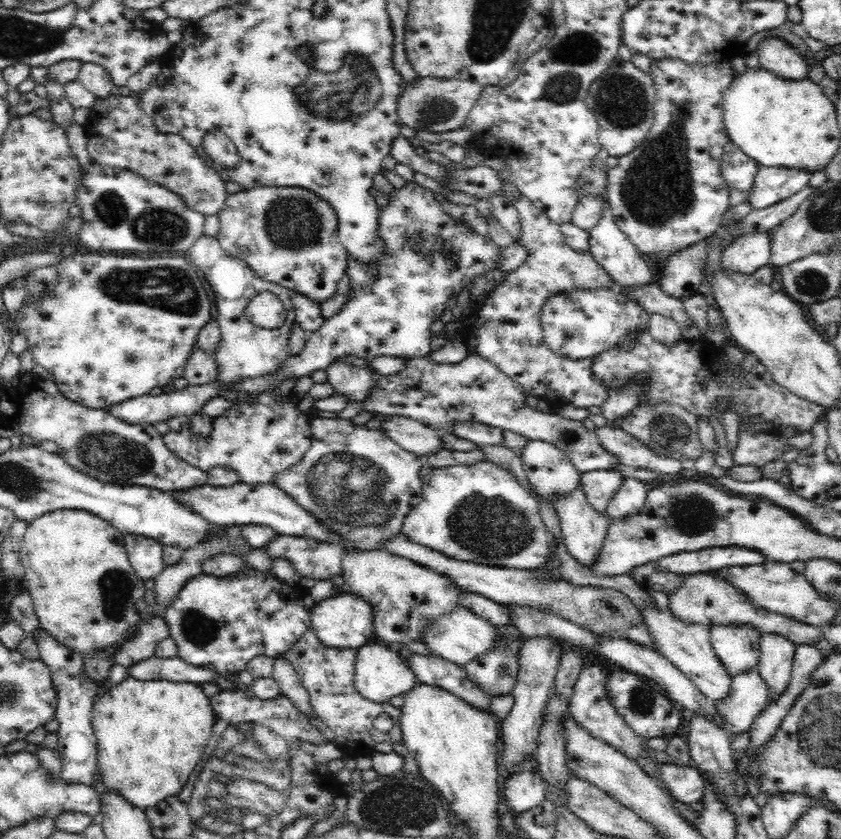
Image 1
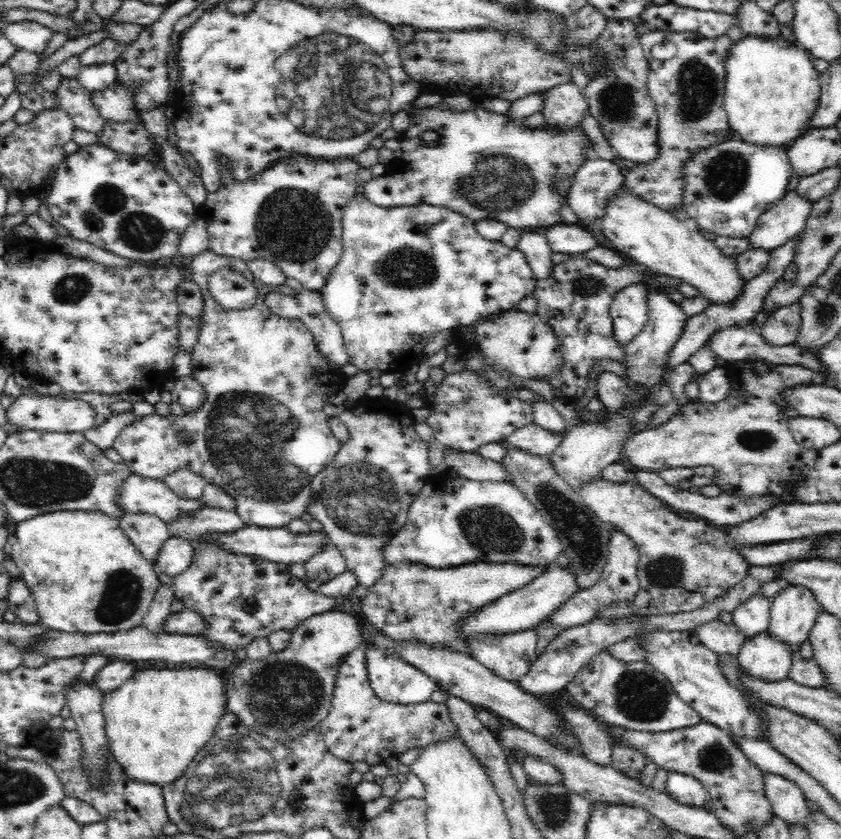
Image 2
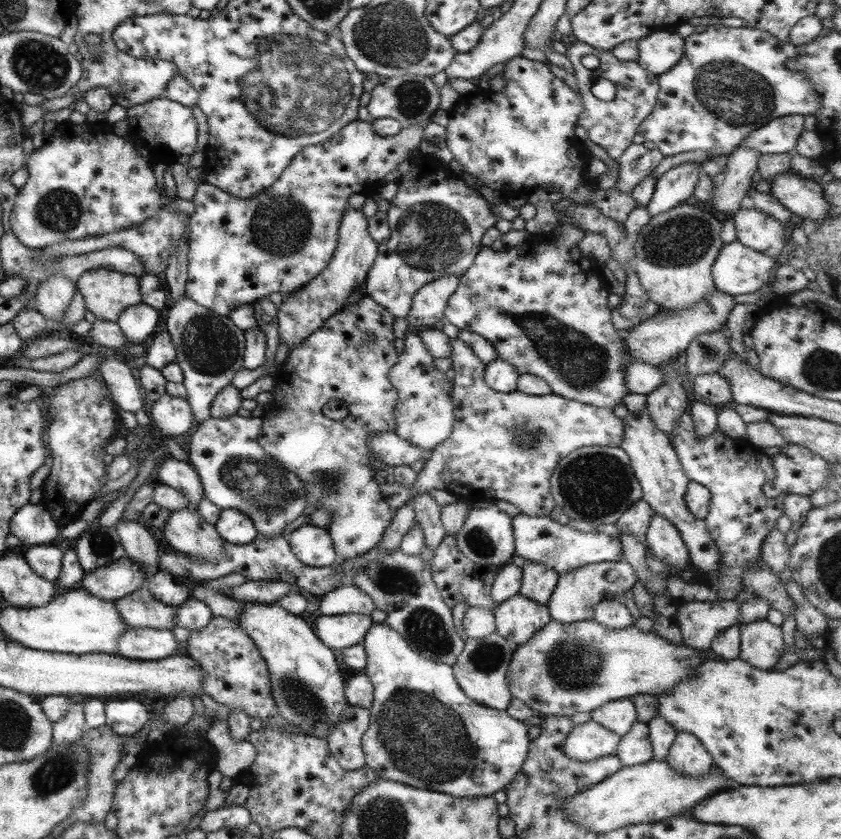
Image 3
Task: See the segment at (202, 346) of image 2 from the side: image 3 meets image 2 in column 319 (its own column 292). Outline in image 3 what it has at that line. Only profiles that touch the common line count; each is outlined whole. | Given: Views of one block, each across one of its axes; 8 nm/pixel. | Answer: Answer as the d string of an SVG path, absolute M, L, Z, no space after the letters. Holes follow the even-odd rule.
M367 296L361 297L361 300L357 301L357 303L351 303L349 307L333 313L325 320L323 326L320 326L313 333L308 334L303 341L295 345L289 357L278 365L277 373L274 374L274 378L272 379L274 381L273 386L278 385L281 388L281 392L283 392L283 403L275 403L274 400L271 400L269 403L273 406L273 415L261 416L261 426L257 435L258 445L279 466L283 466L287 472L291 472L291 474L295 474L299 478L299 482L301 482L303 490L305 490L304 498L307 506L315 506L315 510L327 510L327 513L331 514L327 534L331 536L331 542L333 542L336 564L342 563L356 555L362 555L364 552L370 551L371 548L375 547L377 541L379 541L379 537L383 537L383 533L387 531L387 525L391 523L392 516L394 515L394 512L385 503L383 497L381 497L381 493L379 493L379 484L374 479L376 470L371 467L373 458L369 455L369 445L367 445L367 438L371 434L381 434L383 431L393 431L393 428L395 428L395 419L393 419L393 410L395 410L395 407L393 406L395 406L395 400L397 400L397 393L395 393L395 389L391 387L387 379L387 371L397 362L398 358L395 347L393 347L395 336L391 329L394 320L395 317L391 316L391 313L388 313L382 306L377 305L371 297ZM329 398L337 398L337 400L342 400L346 404L348 413L343 419L331 420L323 416L321 407Z

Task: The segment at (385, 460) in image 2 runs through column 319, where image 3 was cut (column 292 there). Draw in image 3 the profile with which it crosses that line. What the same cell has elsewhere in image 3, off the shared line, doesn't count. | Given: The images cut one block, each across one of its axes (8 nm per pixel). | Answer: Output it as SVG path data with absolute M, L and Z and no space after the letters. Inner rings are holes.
M231 415L201 421L189 433L187 462L194 467L205 498L218 509L235 509L251 519L263 537L283 535L287 524L307 513L303 486L299 478L279 466L258 445L261 417Z

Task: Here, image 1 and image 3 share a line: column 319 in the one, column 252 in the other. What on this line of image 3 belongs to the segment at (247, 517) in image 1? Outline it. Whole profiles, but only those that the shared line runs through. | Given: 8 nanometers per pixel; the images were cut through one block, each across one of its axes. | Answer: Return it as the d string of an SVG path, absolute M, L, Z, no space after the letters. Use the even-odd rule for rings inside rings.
M235 509L222 510L213 524L219 537L231 544L244 545L257 536L251 519Z

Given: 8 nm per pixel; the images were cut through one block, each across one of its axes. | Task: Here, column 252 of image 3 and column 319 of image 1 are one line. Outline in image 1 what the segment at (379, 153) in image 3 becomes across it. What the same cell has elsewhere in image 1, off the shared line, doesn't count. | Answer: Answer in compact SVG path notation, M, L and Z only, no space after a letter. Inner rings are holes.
M260 186L227 195L216 215L220 221L215 237L221 250L238 258L254 275L324 302L336 294L346 270L346 248L338 239L336 211L314 191L306 188Z

